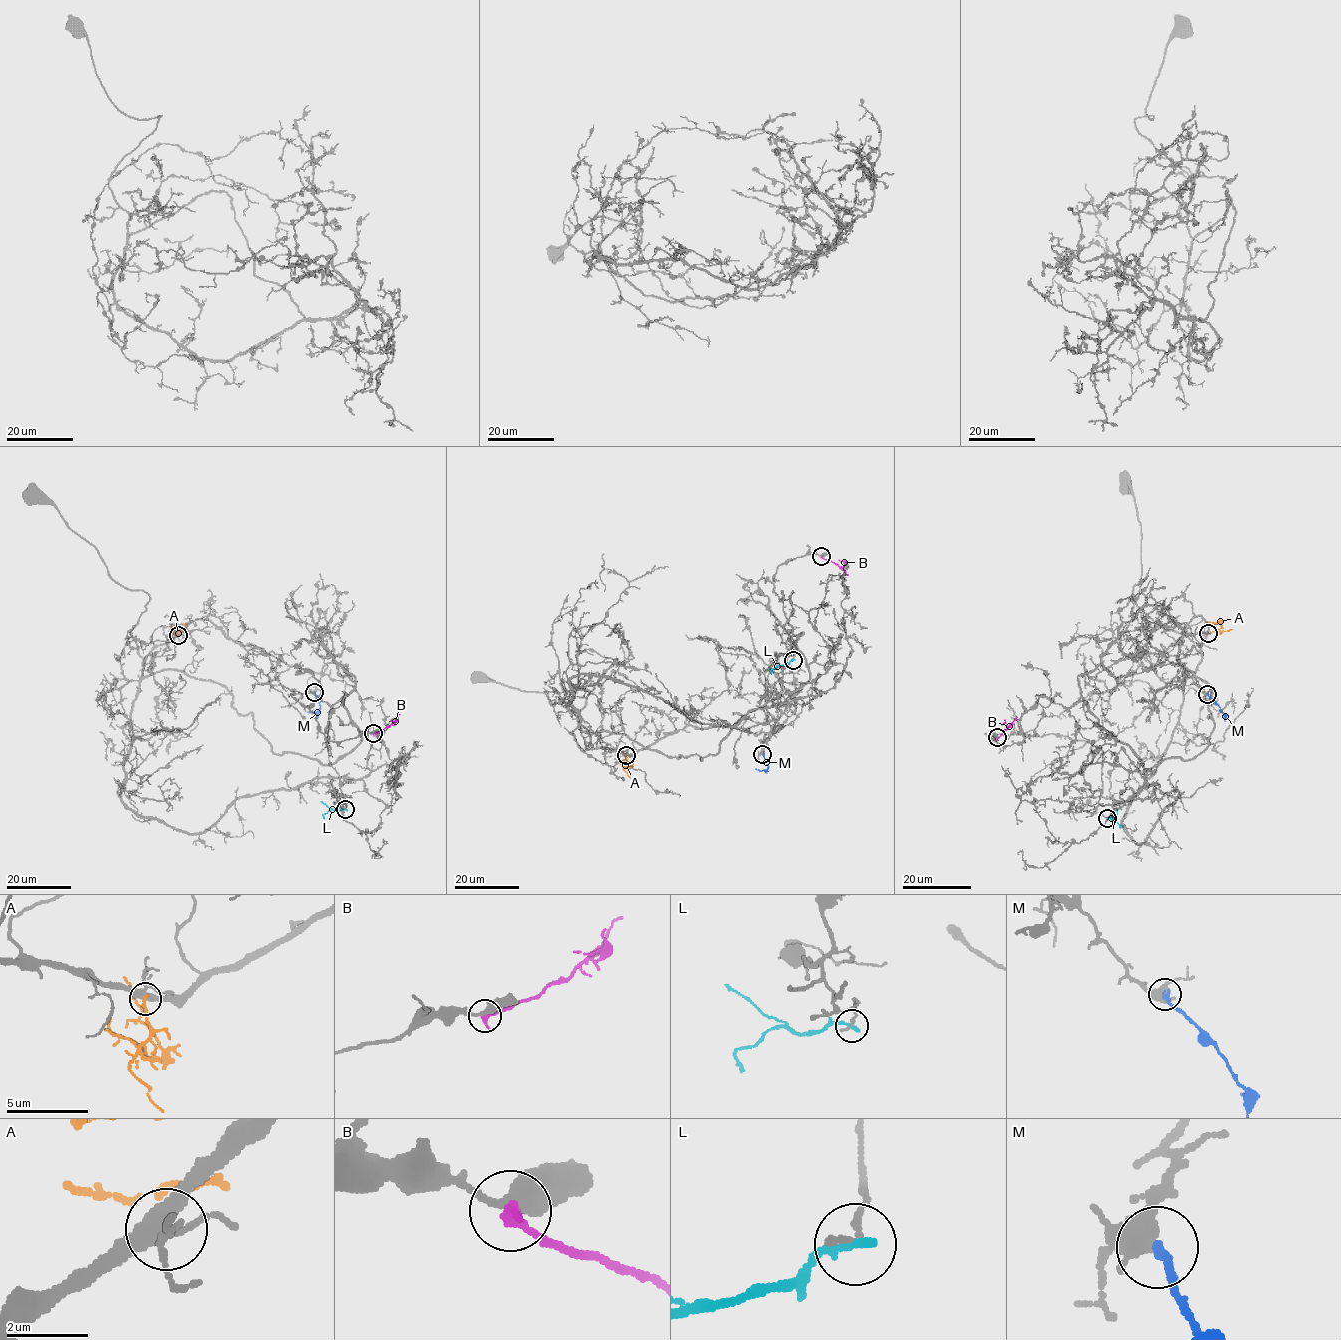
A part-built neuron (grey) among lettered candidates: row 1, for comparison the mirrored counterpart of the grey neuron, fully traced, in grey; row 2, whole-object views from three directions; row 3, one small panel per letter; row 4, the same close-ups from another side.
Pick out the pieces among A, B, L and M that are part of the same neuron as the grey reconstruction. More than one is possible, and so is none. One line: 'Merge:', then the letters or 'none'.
Merge: M

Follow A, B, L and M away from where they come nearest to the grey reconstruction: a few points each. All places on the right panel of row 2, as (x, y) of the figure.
A: (1208, 633), (1219, 629), (1221, 625), (1208, 621), (1204, 624)
B: (997, 737), (1008, 726), (1000, 724)
L: (1107, 818), (1122, 827)
M: (1207, 693), (1225, 714), (1223, 714)

